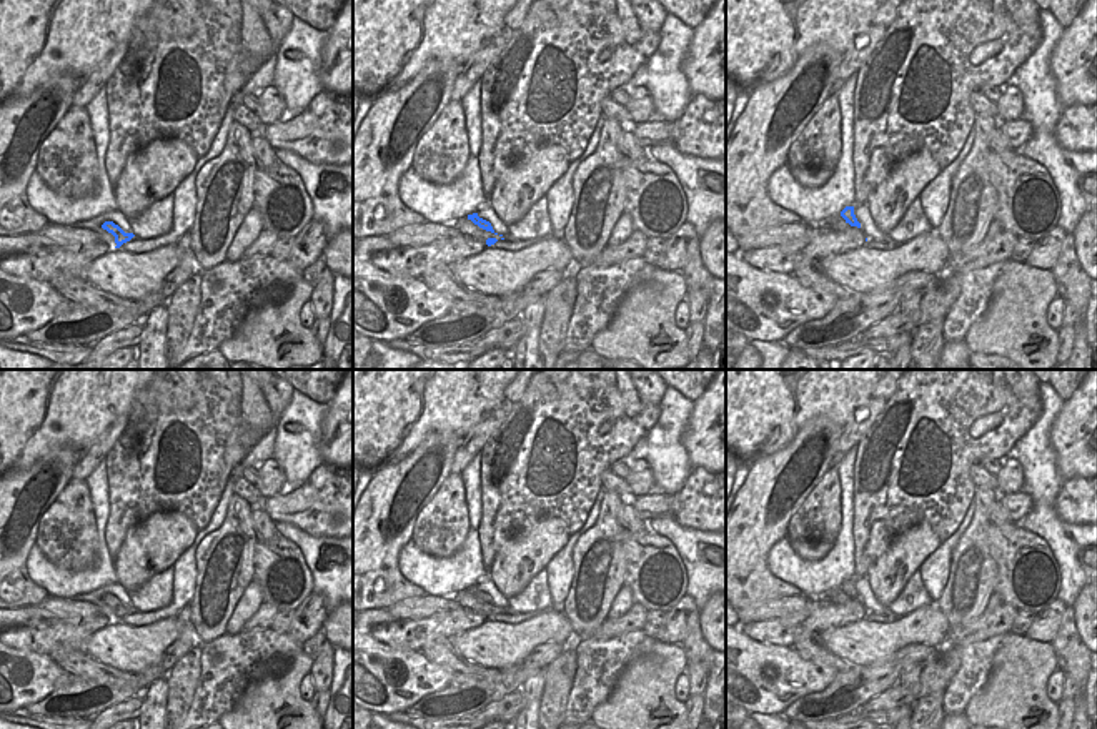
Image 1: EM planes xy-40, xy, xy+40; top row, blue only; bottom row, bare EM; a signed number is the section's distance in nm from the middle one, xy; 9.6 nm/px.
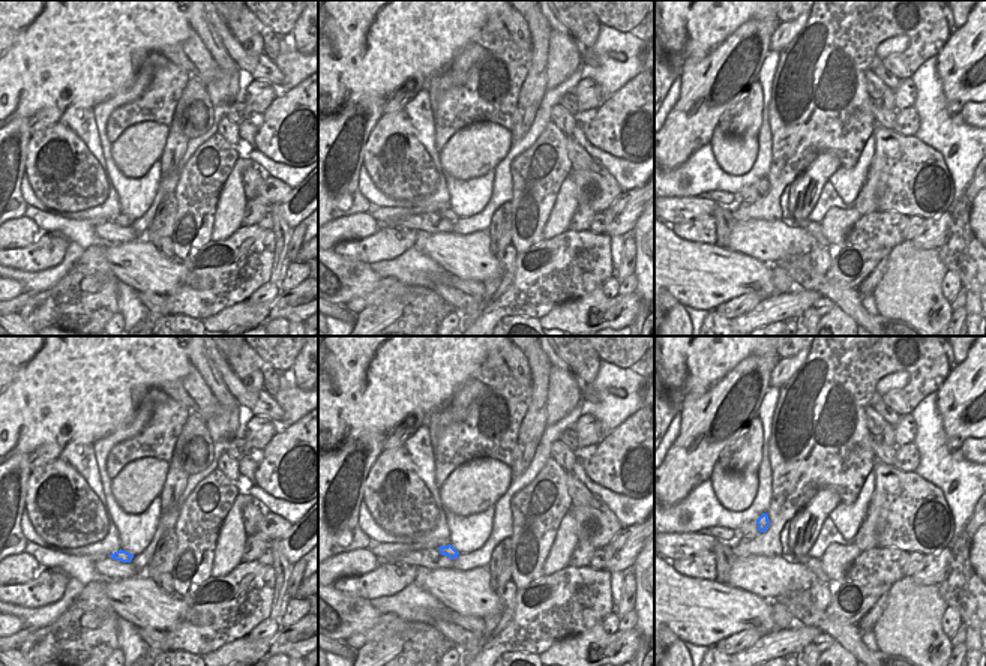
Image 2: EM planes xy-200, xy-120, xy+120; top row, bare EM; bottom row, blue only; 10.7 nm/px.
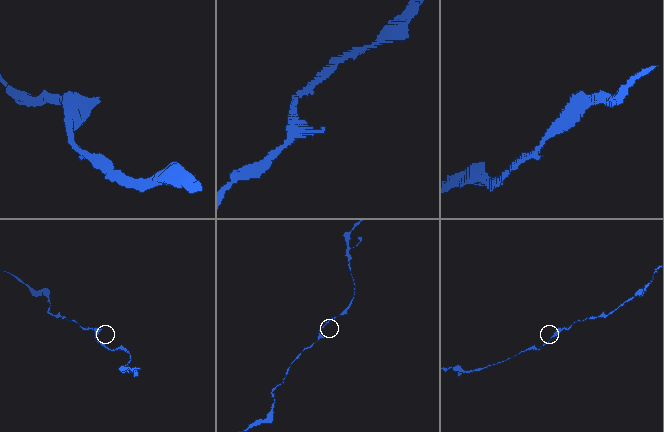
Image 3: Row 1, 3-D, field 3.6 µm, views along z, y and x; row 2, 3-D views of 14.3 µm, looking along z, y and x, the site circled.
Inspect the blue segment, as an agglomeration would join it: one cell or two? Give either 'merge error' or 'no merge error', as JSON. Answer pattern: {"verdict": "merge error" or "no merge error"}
{"verdict": "no merge error"}

